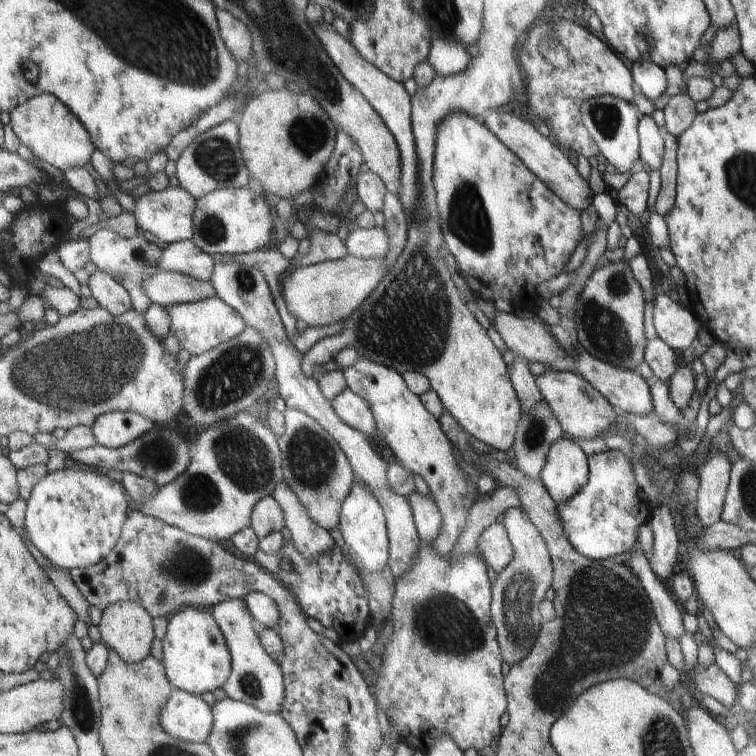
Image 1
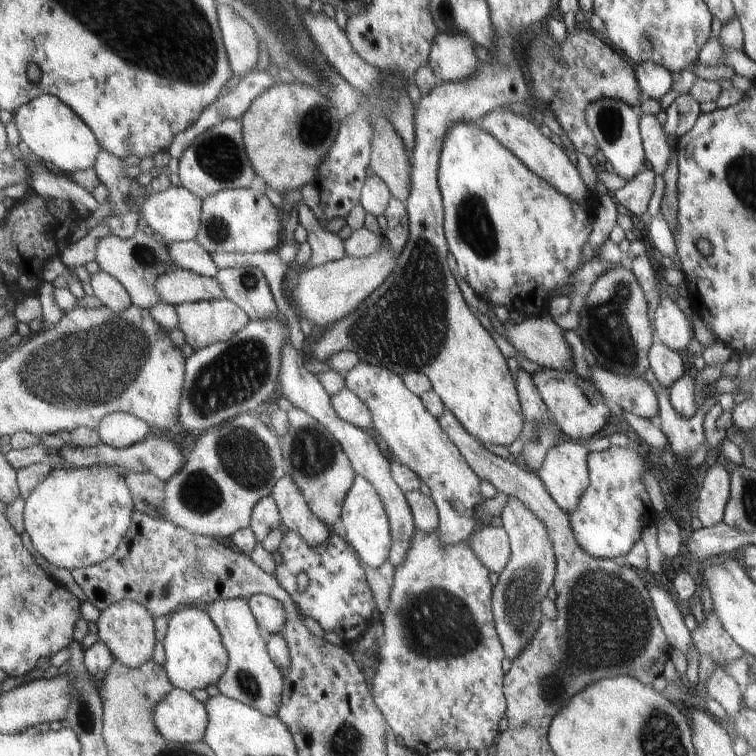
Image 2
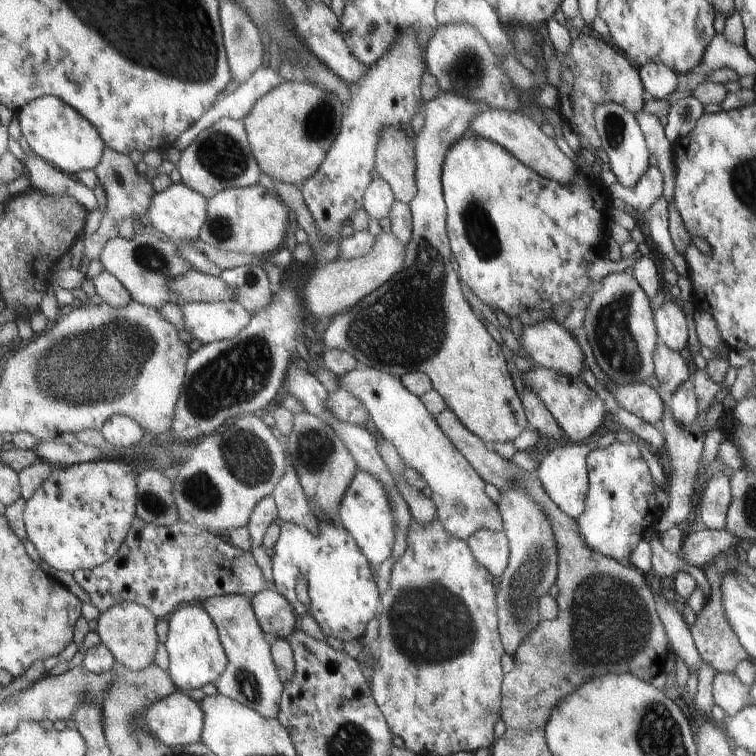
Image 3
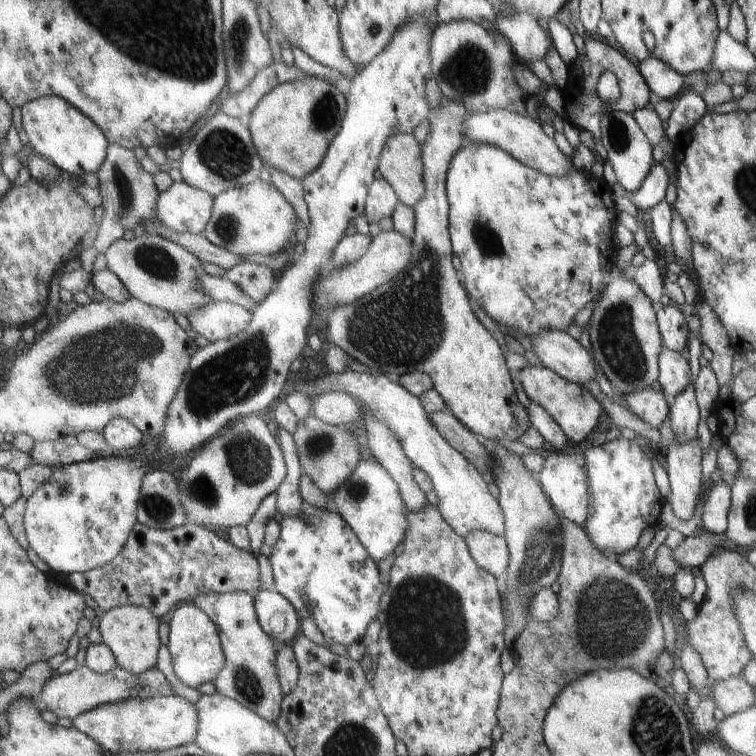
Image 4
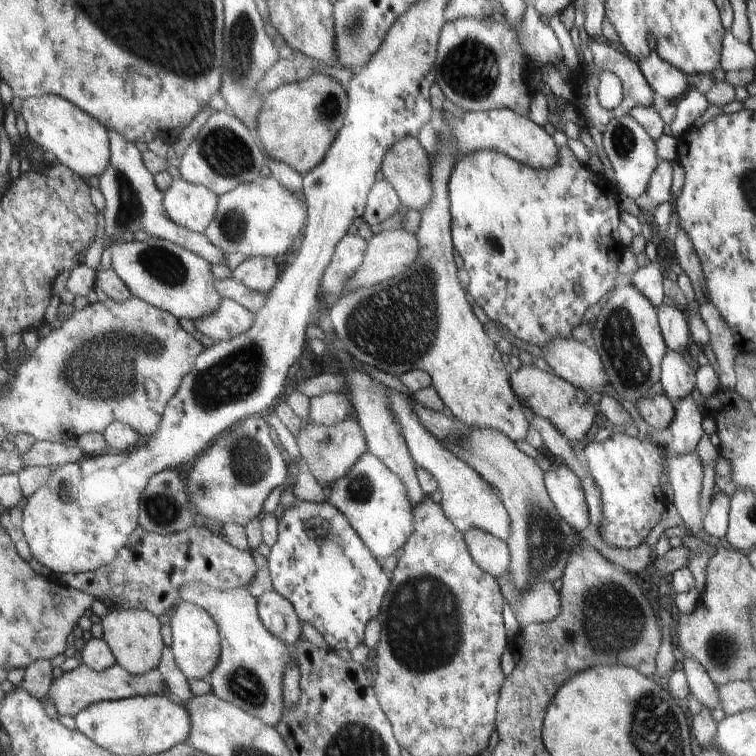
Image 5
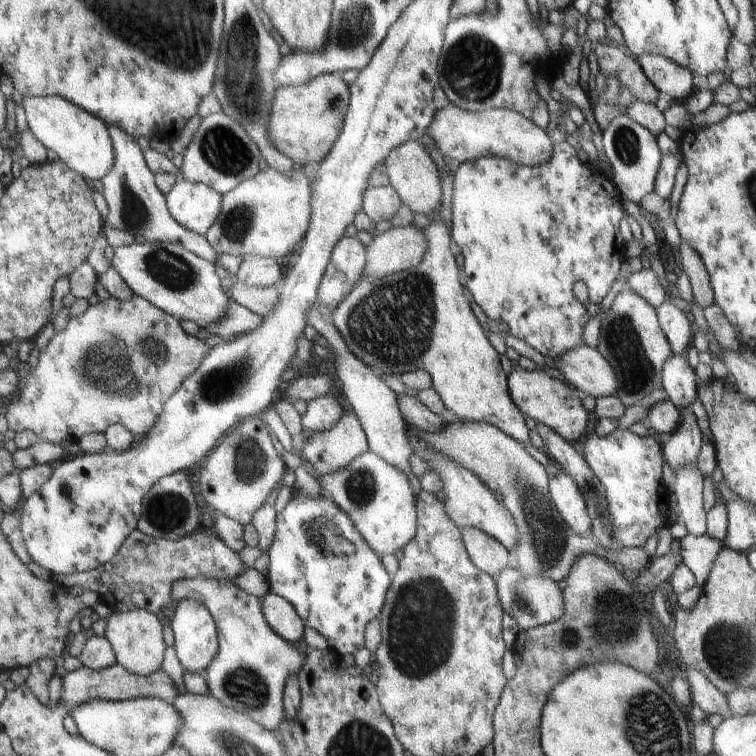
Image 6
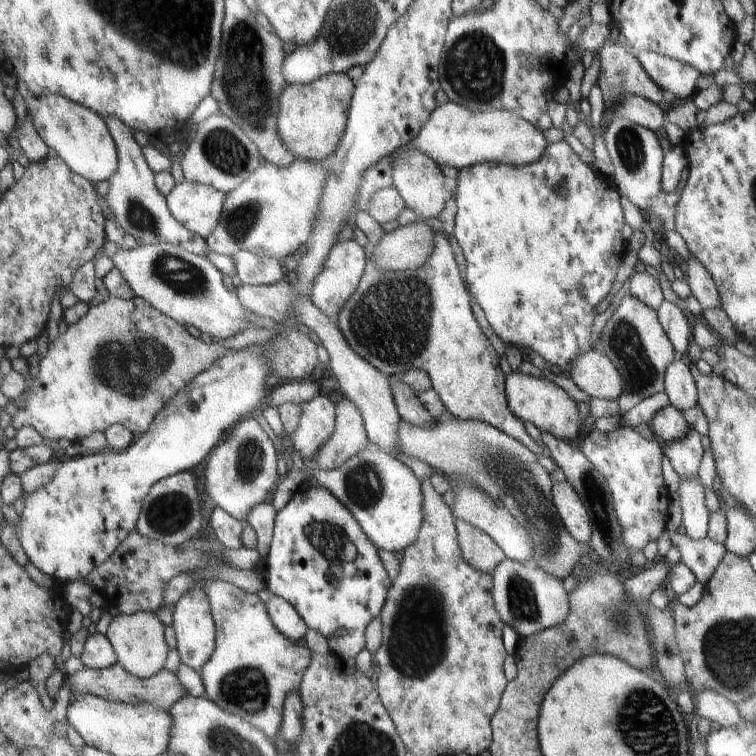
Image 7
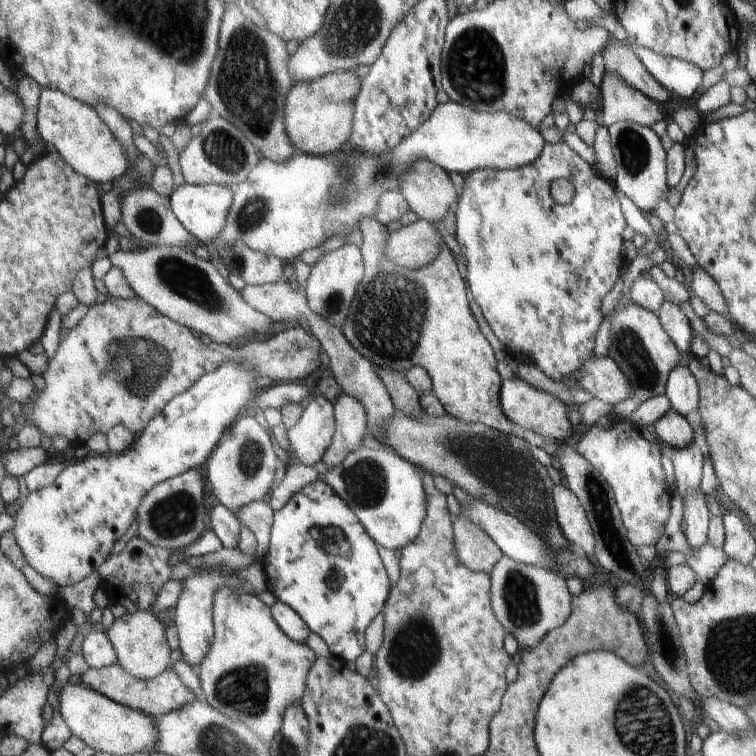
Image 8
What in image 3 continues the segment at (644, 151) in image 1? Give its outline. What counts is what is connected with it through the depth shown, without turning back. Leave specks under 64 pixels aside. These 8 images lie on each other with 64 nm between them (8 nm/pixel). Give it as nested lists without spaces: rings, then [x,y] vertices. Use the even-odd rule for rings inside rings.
[[[640,109],[633,113],[633,118],[645,140],[649,156],[655,158],[655,166],[663,176],[663,198],[669,202],[674,195],[675,168],[672,159],[672,149],[665,138],[663,128],[656,116]]]

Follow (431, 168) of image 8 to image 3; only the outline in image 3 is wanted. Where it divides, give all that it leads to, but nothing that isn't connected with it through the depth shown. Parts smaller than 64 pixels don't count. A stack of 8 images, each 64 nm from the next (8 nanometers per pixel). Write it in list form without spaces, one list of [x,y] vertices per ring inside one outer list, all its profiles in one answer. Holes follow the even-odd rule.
[[[397,128],[385,129],[380,142],[376,172],[389,183],[397,201],[410,205],[419,192],[416,144]]]

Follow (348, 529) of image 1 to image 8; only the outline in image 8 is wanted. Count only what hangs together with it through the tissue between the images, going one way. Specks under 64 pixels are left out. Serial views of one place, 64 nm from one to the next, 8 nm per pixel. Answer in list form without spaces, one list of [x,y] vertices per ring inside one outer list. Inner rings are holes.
[[[366,443],[322,476],[352,507],[365,530],[377,544],[389,550],[402,550],[421,532],[427,518],[427,494],[421,472],[397,451]]]

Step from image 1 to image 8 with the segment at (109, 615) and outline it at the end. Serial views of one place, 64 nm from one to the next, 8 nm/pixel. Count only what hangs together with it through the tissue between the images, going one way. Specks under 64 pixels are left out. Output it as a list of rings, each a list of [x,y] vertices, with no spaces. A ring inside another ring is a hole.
[[[137,610],[115,619],[107,634],[118,654],[118,663],[129,674],[141,680],[153,680],[171,666],[172,647],[166,634],[166,624],[151,611]]]

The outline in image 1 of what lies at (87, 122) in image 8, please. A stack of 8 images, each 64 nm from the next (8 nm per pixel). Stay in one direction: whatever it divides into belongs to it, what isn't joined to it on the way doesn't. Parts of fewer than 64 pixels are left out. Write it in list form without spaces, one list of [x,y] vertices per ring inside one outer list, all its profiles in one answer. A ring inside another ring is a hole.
[[[42,93],[11,110],[10,125],[21,144],[28,147],[35,157],[44,159],[62,172],[83,167],[91,160],[96,146],[83,123],[56,95]]]

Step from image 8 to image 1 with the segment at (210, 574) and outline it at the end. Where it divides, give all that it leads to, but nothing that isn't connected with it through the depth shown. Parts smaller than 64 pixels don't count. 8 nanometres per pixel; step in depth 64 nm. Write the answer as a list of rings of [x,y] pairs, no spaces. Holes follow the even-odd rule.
[[[188,607],[171,616],[168,622],[168,632],[162,641],[163,664],[172,685],[199,697],[223,689],[233,671],[232,652],[212,610]]]

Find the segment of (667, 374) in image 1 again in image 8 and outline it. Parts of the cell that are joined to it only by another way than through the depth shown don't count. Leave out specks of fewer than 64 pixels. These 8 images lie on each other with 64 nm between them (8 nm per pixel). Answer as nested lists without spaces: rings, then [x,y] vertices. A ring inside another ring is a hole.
[[[675,366],[667,375],[664,395],[669,400],[671,409],[679,416],[686,416],[698,407],[698,386],[685,366]]]

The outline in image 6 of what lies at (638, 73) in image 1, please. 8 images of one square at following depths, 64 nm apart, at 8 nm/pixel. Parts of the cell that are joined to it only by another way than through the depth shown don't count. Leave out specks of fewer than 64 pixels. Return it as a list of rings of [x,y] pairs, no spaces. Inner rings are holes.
[[[641,54],[634,59],[657,92],[663,92],[676,101],[683,101],[692,93],[693,74],[687,68],[678,67],[675,62],[659,55]]]

